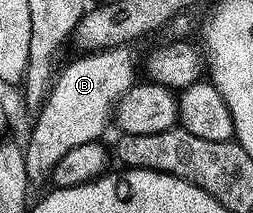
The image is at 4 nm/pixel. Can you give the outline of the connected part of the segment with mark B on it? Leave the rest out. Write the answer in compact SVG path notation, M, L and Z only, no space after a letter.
M117 45L97 53L85 53L58 72L23 147L27 177L32 186L37 187L43 182L46 184L55 164L71 148L103 137L119 99L136 84L138 78L135 55L131 50L130 46Z

